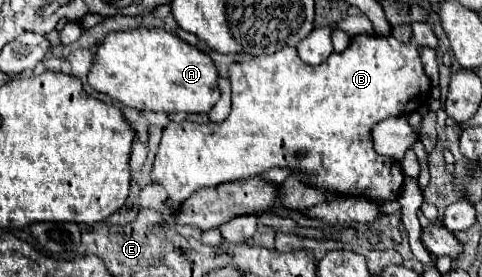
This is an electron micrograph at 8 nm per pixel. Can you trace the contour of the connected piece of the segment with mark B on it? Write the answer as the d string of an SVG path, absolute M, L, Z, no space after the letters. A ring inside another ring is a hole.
M419 22L419 24L413 24L413 40L409 44L399 44L393 36L389 38L381 38L381 36L371 36L371 34L363 34L363 36L355 36L349 44L349 48L341 54L333 52L325 62L317 64L317 66L309 66L305 64L299 56L297 56L297 50L295 48L283 48L271 56L257 56L257 58L251 58L247 62L235 62L229 66L229 82L231 82L231 90L233 90L233 96L231 96L231 114L227 116L227 120L223 122L207 122L207 124L195 124L195 122L175 122L171 120L167 126L165 126L165 132L163 132L163 138L159 142L159 148L157 148L157 156L155 156L155 162L153 162L153 170L151 170L151 180L153 184L159 184L167 190L167 208L169 212L165 214L165 218L173 216L173 212L177 212L177 208L181 208L181 200L187 200L193 192L197 192L197 188L211 188L211 186L217 186L217 184L225 184L229 180L241 180L241 178L251 178L251 176L261 176L263 172L271 170L271 168L277 168L277 166L287 166L287 168L299 168L299 170L305 170L309 174L313 174L313 184L319 186L319 188L325 188L325 190L331 190L331 192L337 192L337 194L349 194L349 196L367 196L371 200L393 200L399 190L401 190L401 184L403 184L403 170L399 166L397 160L383 160L383 156L379 156L373 148L371 148L371 128L373 124L385 120L385 118L391 118L391 116L401 116L401 108L405 110L405 114L409 112L415 112L419 106L421 106L421 96L423 96L423 102L429 98L429 92L431 92L431 82L427 78L427 74L423 72L423 64L419 60L419 48L421 46L429 46L429 48L435 48L437 46L437 38L433 36L431 28L425 24L425 22Z

